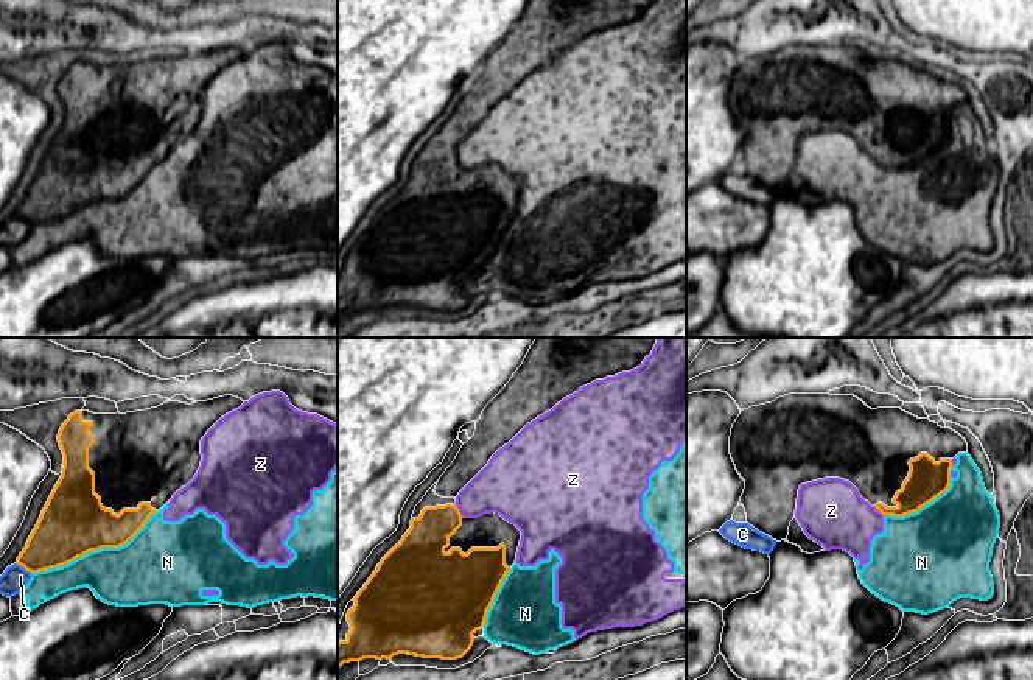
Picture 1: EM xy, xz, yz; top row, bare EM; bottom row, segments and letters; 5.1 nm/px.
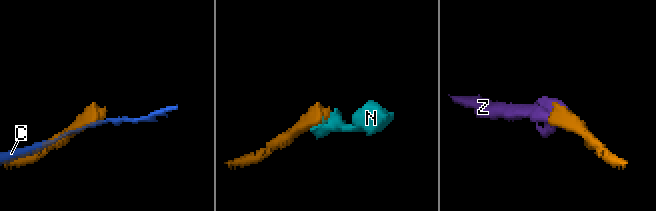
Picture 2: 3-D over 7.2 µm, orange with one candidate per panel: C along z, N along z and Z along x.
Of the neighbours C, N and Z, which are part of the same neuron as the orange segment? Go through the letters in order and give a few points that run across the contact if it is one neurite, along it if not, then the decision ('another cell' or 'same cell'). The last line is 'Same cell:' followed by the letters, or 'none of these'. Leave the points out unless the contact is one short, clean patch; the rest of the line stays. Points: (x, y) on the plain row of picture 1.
C: another cell
N: another cell
Z: another cell
Same cell: none of these

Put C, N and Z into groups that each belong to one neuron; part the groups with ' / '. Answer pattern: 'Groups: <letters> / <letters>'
Groups: C / N Z

